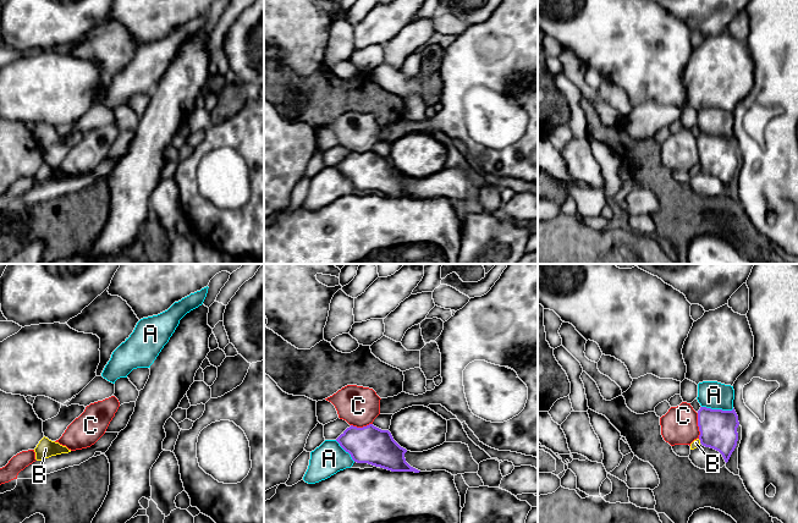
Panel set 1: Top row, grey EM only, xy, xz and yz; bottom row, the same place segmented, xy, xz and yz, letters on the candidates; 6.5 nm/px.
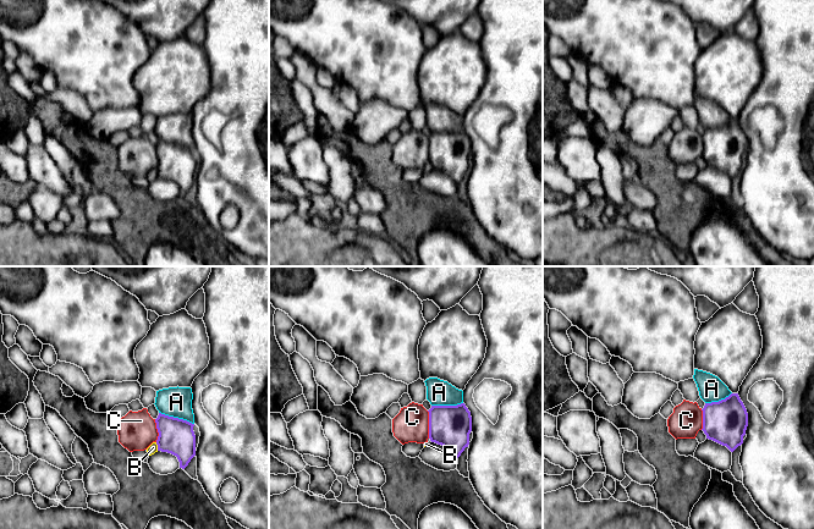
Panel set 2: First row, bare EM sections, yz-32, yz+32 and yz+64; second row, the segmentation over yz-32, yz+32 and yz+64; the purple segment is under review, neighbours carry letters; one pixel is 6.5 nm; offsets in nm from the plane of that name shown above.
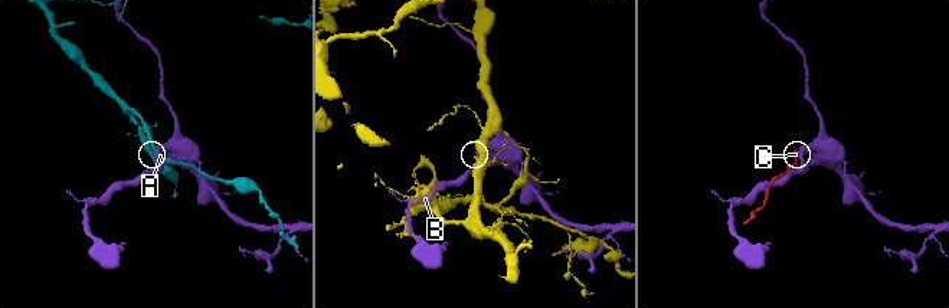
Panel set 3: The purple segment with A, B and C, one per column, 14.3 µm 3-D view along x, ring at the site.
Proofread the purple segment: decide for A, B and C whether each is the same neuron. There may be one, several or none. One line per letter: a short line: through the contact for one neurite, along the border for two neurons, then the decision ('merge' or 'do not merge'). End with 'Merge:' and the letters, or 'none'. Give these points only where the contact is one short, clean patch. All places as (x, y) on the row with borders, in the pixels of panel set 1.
A: do not merge
B: do not merge
C: line yz (697, 413), (699, 438); do not merge
Merge: none

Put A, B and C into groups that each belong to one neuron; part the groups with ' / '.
A / B / C

